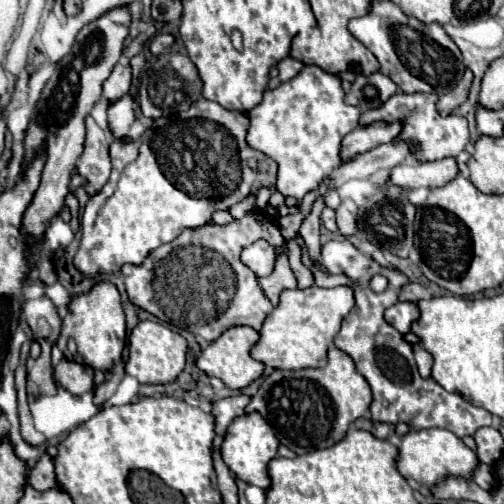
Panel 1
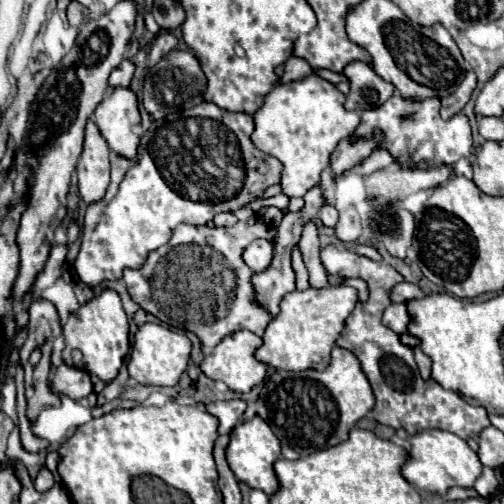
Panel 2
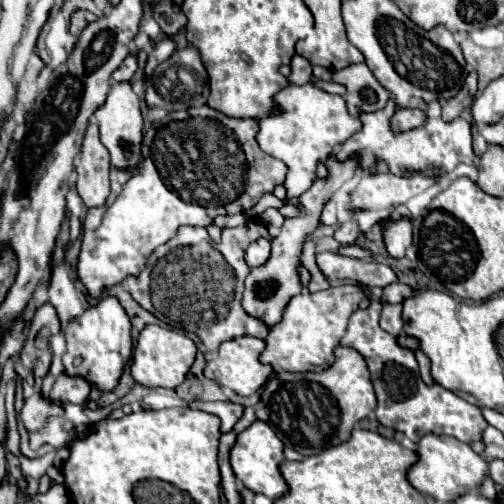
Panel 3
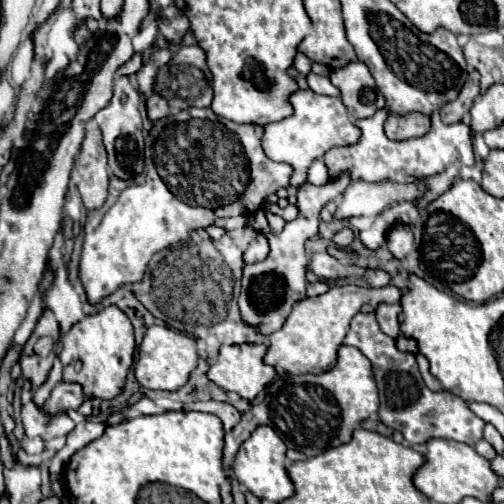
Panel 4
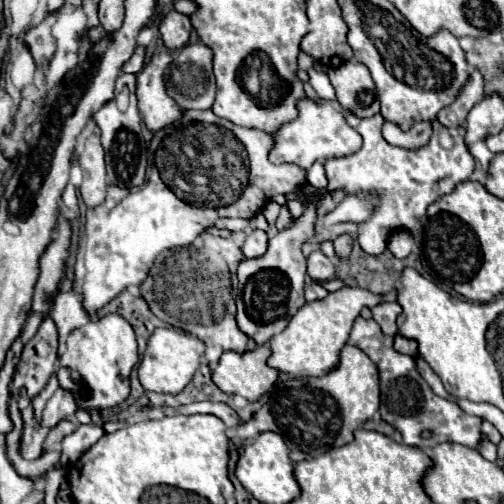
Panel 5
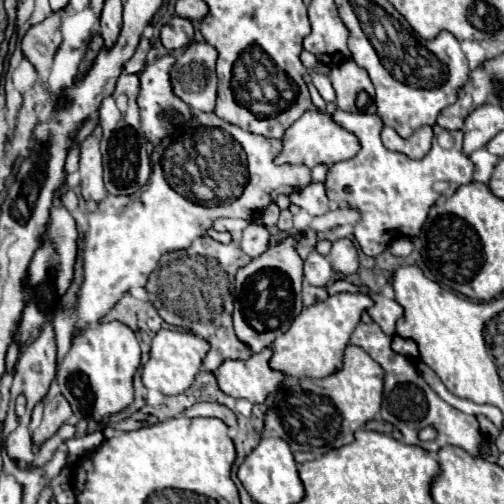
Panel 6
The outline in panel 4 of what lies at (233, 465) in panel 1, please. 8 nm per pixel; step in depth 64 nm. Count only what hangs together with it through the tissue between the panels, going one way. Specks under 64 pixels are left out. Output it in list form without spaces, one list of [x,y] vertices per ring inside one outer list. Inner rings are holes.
[[[256,428],[252,436],[240,446],[232,472],[240,484],[244,484],[254,496],[270,502],[282,502],[294,494],[294,484],[288,476],[288,458],[286,458],[286,444],[272,428]]]

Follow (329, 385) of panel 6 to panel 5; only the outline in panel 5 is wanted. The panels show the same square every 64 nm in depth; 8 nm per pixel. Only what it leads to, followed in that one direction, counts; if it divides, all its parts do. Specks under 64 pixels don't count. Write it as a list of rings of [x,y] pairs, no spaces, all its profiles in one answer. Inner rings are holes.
[[[346,344],[340,352],[340,364],[320,378],[294,378],[294,380],[278,380],[270,392],[270,400],[254,414],[248,424],[240,424],[236,436],[230,440],[232,448],[252,442],[260,432],[276,432],[282,436],[290,450],[300,450],[310,456],[318,456],[330,448],[344,446],[354,440],[354,430],[360,428],[366,420],[370,420],[380,406],[380,376],[378,366],[356,346]]]

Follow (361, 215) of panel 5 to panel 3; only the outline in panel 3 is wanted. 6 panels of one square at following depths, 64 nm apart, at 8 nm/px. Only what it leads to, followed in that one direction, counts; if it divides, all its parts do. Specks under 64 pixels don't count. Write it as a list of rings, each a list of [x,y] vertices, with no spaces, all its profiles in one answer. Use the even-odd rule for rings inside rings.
[[[376,172],[376,176],[364,176],[356,190],[350,194],[350,210],[382,210],[400,206],[410,196],[416,196],[430,188],[436,180],[428,176],[400,178],[390,172]]]

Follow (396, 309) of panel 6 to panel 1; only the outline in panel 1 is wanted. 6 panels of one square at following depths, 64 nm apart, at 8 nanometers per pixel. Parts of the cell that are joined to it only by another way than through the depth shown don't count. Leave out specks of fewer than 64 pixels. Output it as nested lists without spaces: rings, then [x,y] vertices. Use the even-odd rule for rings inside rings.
[[[398,302],[384,312],[384,318],[400,334],[406,334],[406,332],[410,332],[410,324],[418,318],[418,308],[412,302]]]

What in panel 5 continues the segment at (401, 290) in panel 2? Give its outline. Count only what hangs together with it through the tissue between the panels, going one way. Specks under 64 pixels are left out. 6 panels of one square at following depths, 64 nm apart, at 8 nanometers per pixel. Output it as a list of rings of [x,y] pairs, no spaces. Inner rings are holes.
[[[342,288],[338,292],[328,294],[324,300],[316,300],[312,304],[304,304],[296,316],[292,316],[288,328],[270,340],[272,356],[268,358],[268,366],[292,374],[296,378],[306,376],[324,376],[334,370],[340,362],[340,350],[348,342],[348,334],[352,330],[354,320],[360,316],[364,306],[376,306],[378,302],[394,302],[396,294],[372,294],[362,288]]]

